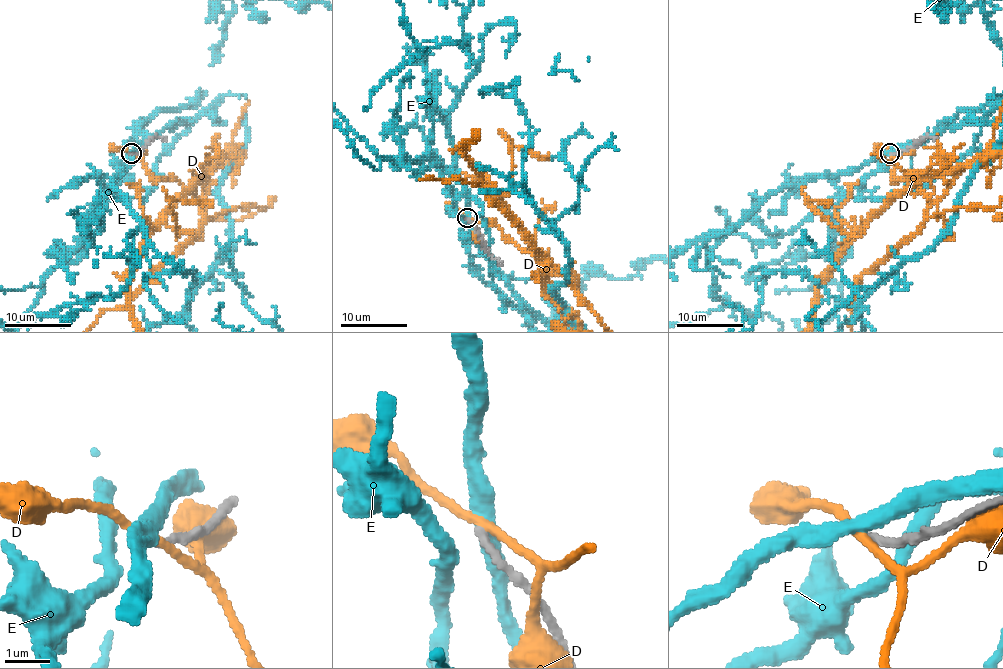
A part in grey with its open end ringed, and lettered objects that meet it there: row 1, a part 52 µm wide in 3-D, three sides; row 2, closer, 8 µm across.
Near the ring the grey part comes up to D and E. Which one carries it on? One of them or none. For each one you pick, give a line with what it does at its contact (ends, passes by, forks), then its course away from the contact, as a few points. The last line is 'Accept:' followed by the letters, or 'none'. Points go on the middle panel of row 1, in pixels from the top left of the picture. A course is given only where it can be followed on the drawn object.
Accept: none

